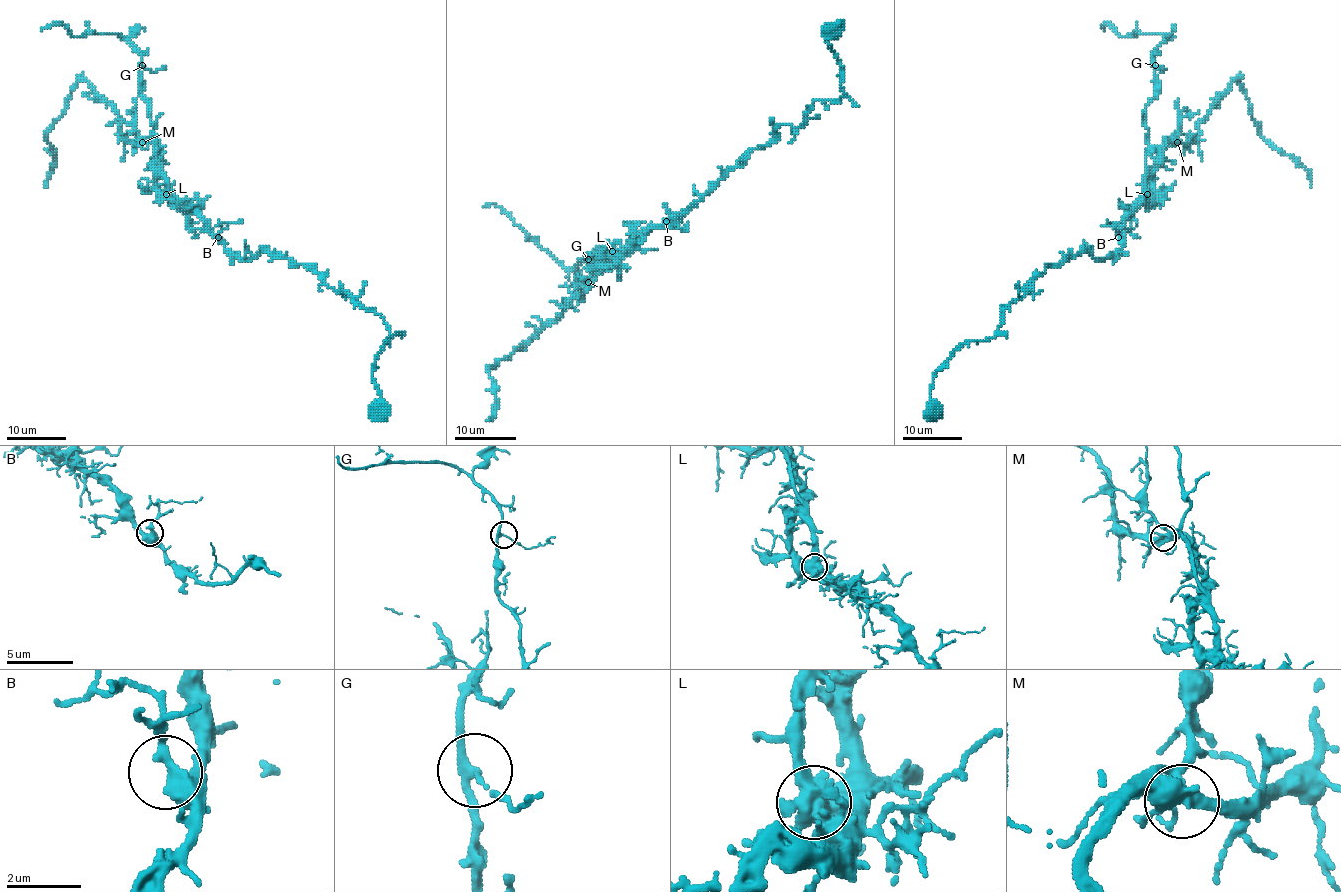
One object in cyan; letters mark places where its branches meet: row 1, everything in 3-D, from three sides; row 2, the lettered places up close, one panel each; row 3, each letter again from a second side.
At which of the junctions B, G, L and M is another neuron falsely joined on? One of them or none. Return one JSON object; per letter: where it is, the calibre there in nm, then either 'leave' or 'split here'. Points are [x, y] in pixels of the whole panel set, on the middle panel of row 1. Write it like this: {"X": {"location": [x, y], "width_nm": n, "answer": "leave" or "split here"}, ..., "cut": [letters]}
{"B": {"location": [666, 221], "width_nm": 400, "answer": "leave"}, "G": {"location": [588, 259], "width_nm": 170, "answer": "leave"}, "L": {"location": [612, 251], "width_nm": 550, "answer": "split here"}, "M": {"location": [588, 282], "width_nm": 320, "answer": "leave"}, "cut": ["L"]}

